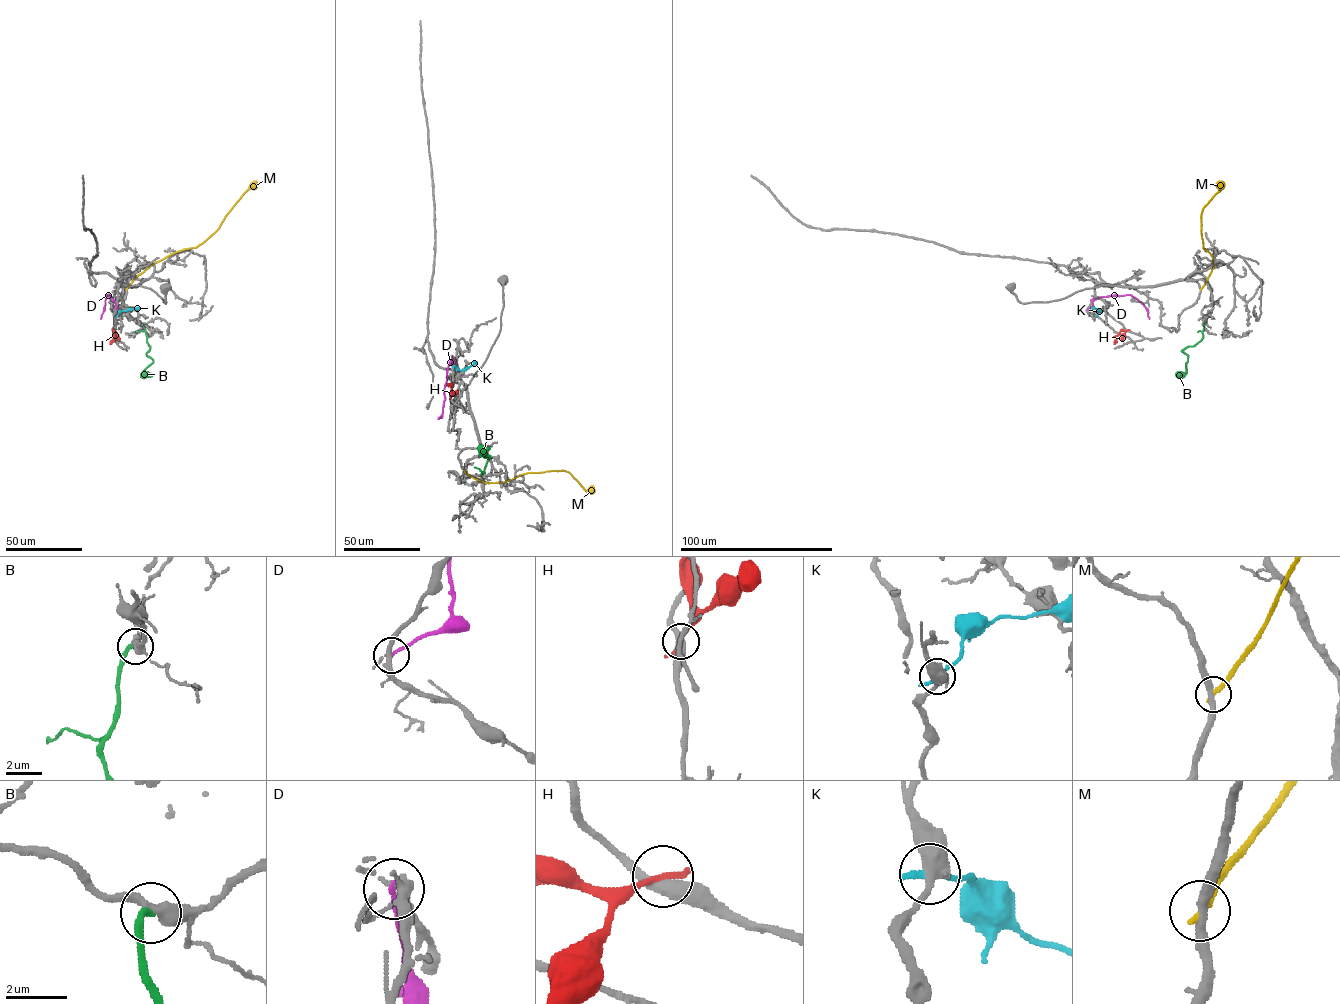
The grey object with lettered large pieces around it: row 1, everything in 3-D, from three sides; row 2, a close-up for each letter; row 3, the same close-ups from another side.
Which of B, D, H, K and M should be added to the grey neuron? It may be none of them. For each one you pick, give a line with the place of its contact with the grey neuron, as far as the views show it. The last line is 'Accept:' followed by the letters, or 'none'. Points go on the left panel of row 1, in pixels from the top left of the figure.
Accept: none

